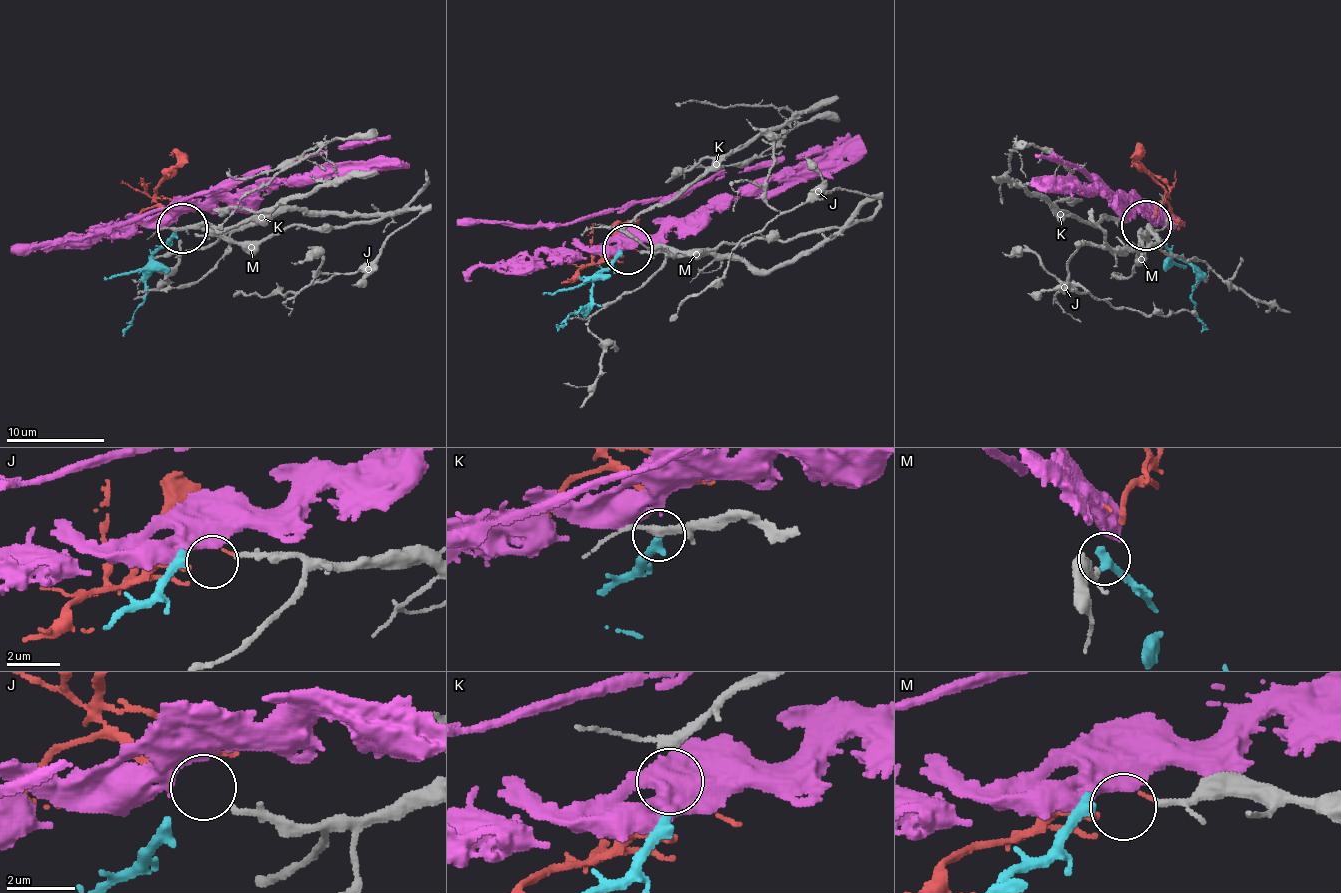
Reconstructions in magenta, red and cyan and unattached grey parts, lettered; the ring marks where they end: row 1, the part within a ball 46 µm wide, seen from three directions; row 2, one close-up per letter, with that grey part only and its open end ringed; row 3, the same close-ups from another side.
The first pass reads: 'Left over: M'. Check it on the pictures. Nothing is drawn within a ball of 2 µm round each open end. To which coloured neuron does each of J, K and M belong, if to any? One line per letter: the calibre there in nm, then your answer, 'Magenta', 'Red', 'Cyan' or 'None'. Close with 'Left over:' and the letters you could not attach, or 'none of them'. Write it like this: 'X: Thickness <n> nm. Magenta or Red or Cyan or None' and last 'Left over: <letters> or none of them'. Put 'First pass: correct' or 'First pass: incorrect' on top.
First pass: correct
J: Thickness 180 nm. Red
K: Thickness 260 nm. Cyan
M: Thickness 190 nm. None
Left over: M

